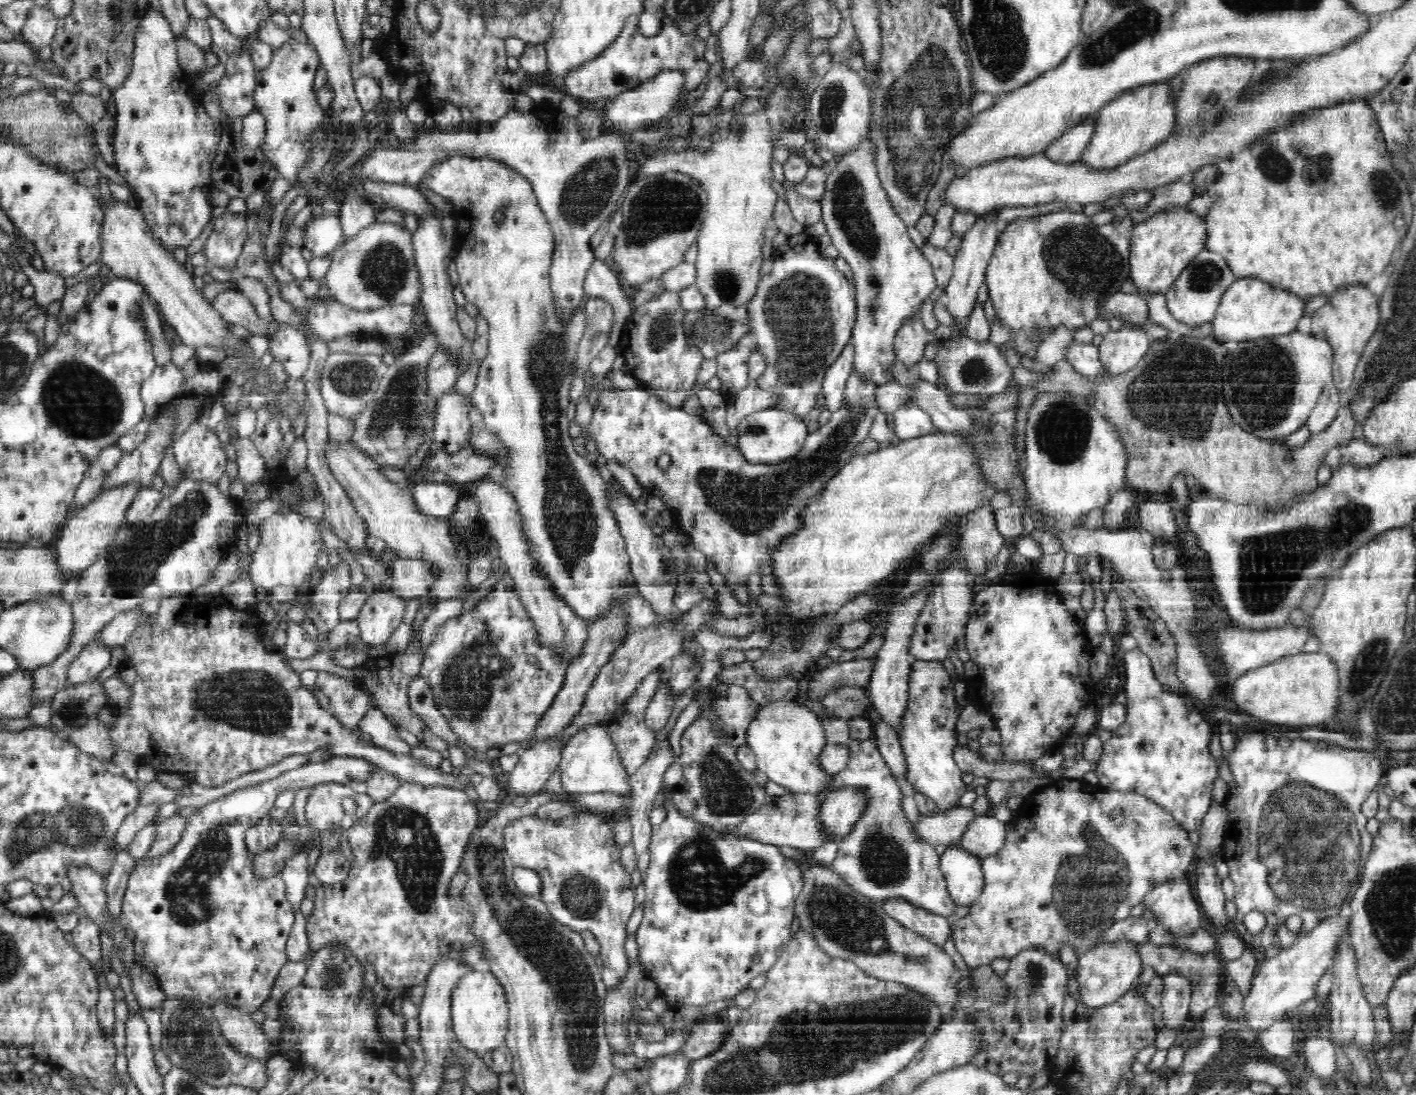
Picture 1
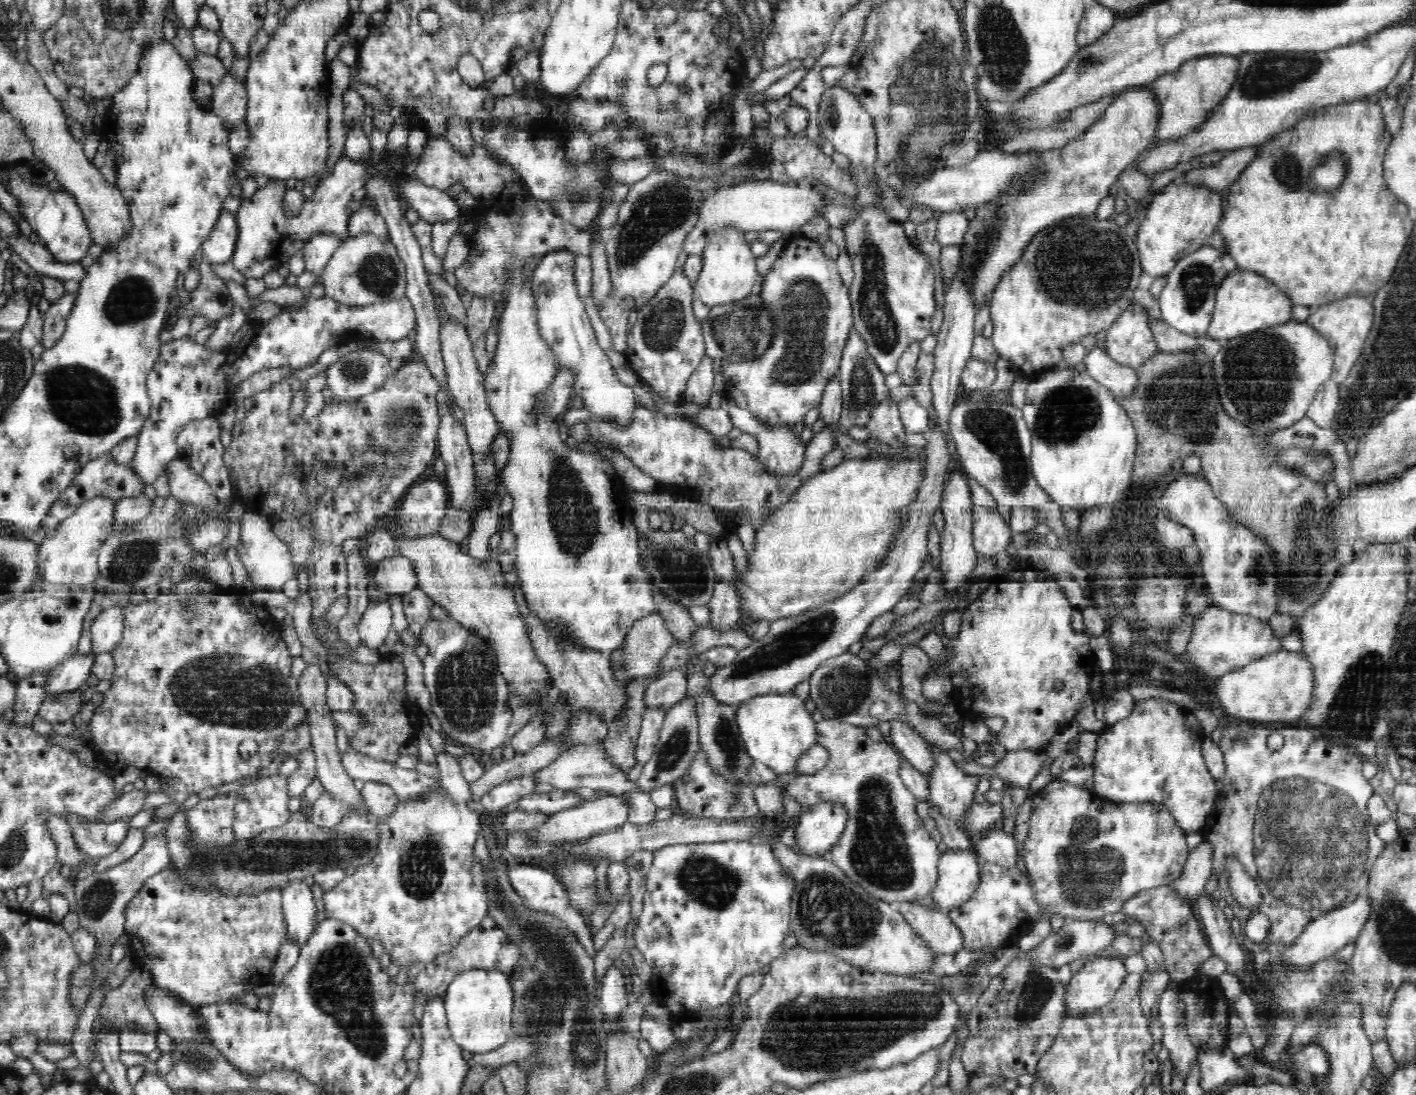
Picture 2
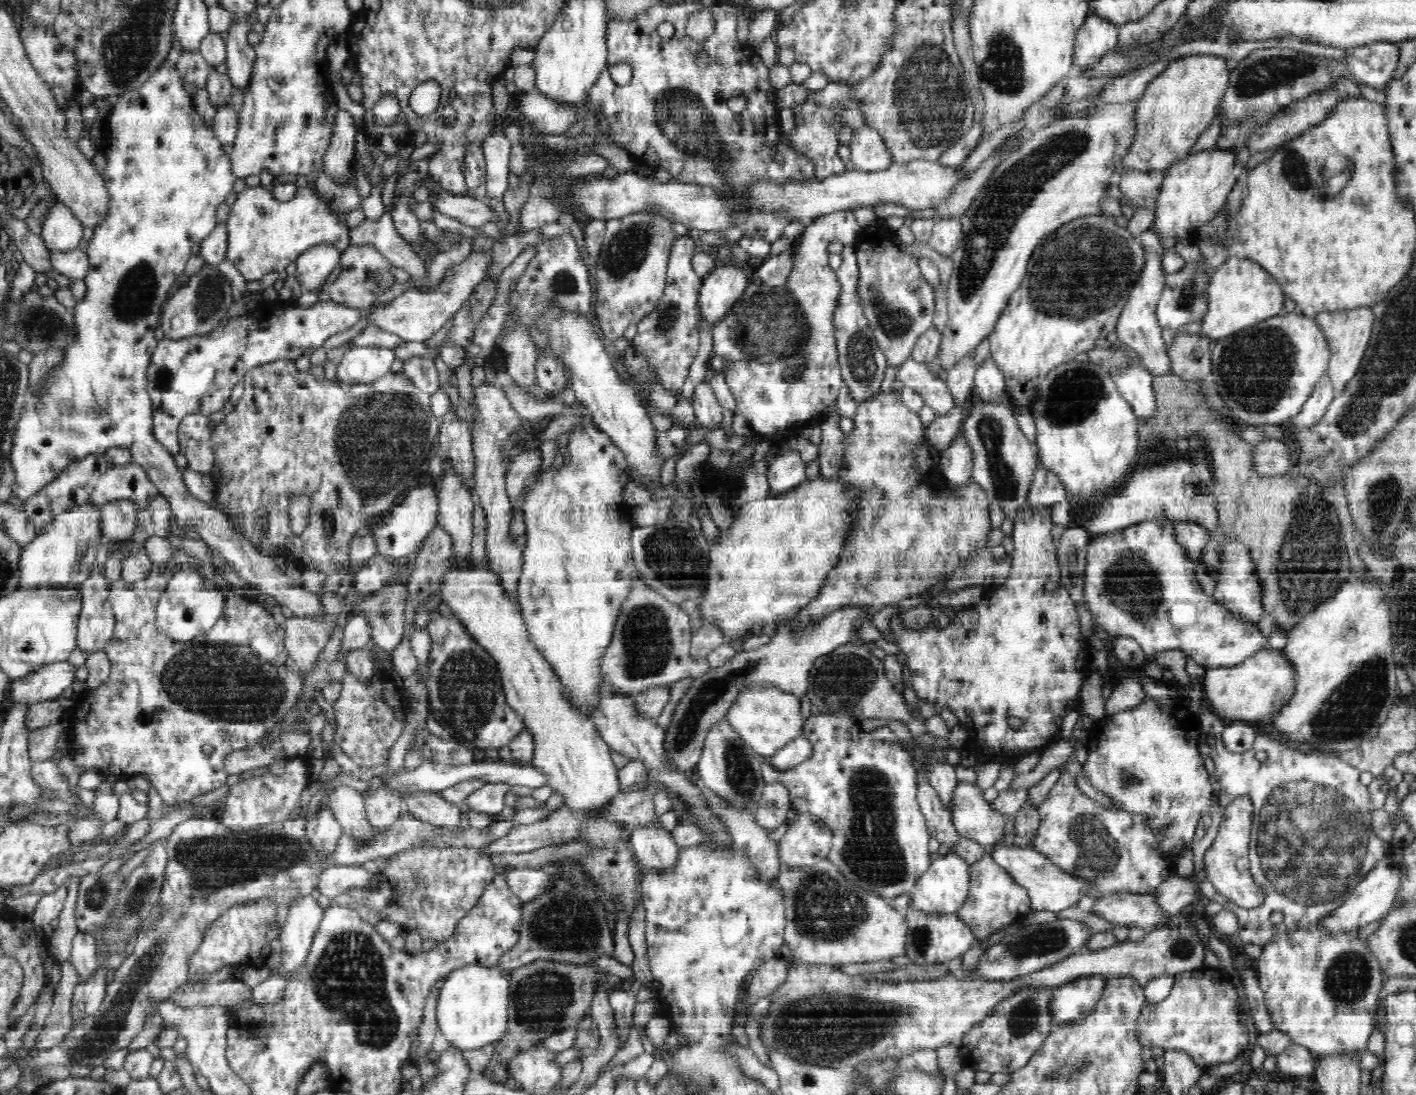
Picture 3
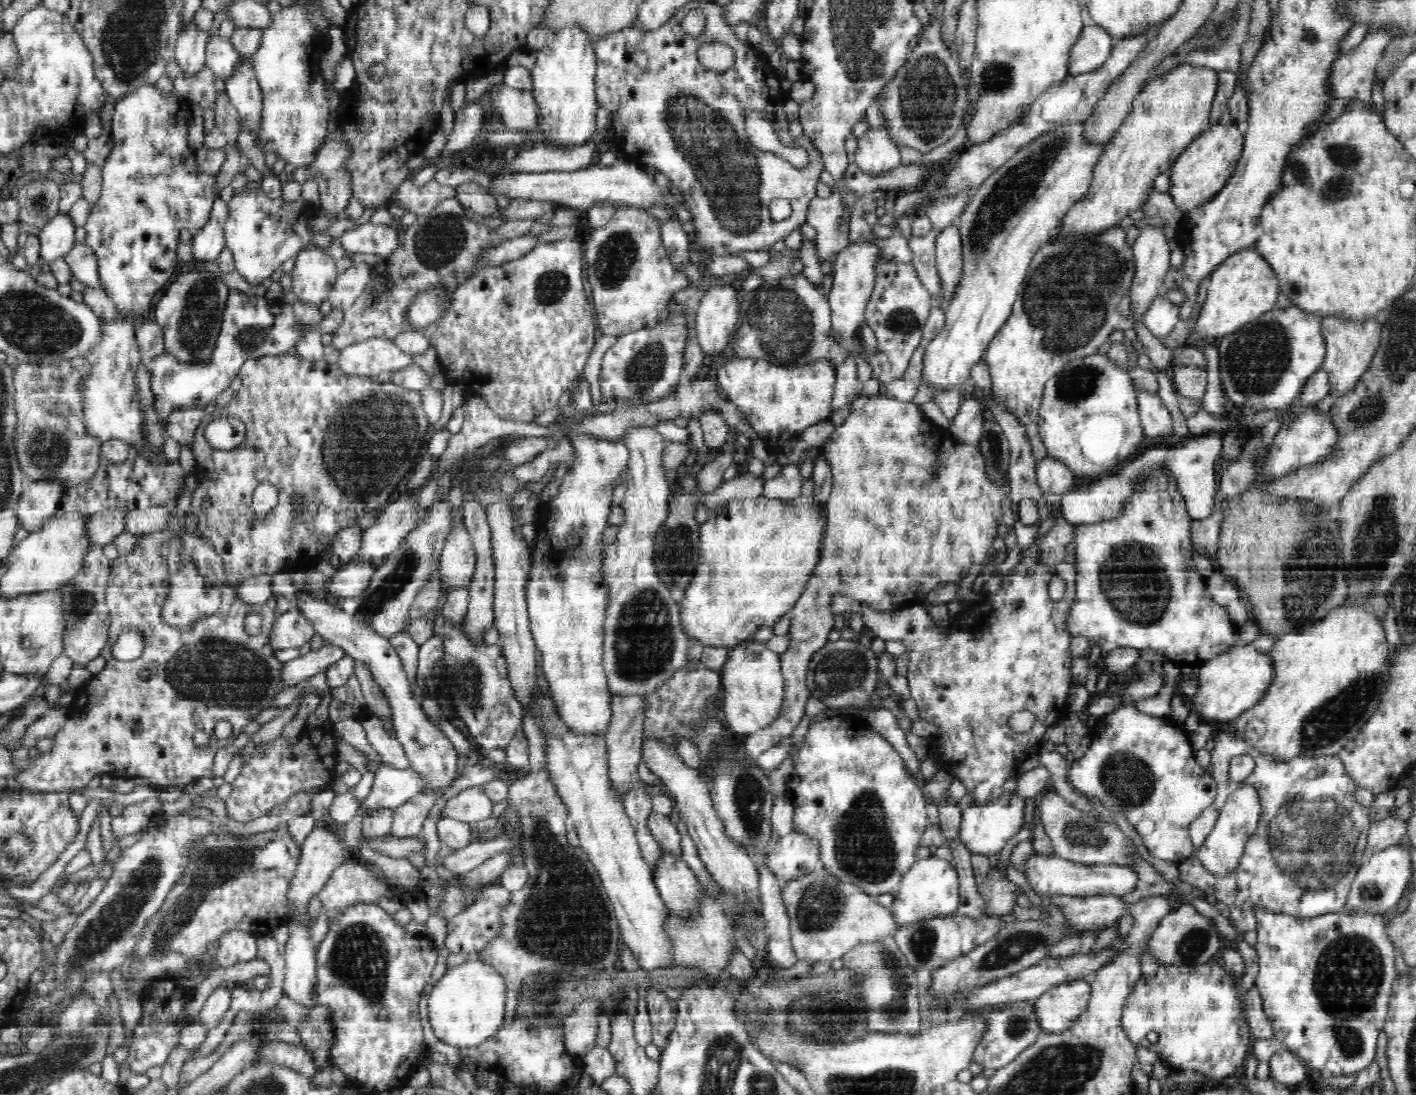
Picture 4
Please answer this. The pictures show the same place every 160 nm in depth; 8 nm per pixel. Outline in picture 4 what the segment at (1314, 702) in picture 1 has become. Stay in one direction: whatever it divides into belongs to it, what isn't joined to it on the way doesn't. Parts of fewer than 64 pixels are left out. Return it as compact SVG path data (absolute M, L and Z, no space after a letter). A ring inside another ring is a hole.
M1248 644L1234 646L1223 651L1220 658L1207 660L1200 670L1200 688L1198 696L1194 698L1194 708L1200 716L1210 720L1233 720L1244 711L1251 710L1263 698L1274 678L1274 667L1267 653Z

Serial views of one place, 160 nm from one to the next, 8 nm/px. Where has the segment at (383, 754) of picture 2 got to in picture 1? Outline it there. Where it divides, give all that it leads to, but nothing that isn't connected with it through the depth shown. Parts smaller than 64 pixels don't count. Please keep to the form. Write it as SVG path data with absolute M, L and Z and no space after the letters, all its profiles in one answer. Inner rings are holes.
M413 634L412 642L408 644L404 652L396 653L390 657L380 658L377 663L366 664L354 669L346 669L337 666L327 652L316 652L310 658L290 658L286 657L286 663L296 672L300 674L305 670L315 670L317 672L328 672L330 674L339 675L348 681L355 683L362 688L371 698L372 706L382 712L393 726L397 729L406 730L414 734L416 738L422 740L427 724L411 710L408 692L409 684L412 683L421 672L423 662L423 652L419 645L420 634Z

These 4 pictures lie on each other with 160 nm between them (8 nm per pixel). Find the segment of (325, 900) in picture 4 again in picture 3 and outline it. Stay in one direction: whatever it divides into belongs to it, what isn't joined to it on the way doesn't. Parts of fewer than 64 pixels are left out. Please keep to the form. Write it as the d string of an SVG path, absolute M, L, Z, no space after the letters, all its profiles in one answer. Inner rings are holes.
M331 865L321 872L317 887L327 898L334 898L356 887L373 889L378 879L379 873L363 872L359 866Z

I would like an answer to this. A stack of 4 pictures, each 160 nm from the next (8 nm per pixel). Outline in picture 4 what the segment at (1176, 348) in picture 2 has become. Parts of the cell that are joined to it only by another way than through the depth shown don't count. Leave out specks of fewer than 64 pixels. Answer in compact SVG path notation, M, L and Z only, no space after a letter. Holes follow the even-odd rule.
M1178 365L1171 369L1169 375L1176 392L1186 398L1194 398L1194 401L1200 400L1201 404L1207 385L1206 368L1198 365Z

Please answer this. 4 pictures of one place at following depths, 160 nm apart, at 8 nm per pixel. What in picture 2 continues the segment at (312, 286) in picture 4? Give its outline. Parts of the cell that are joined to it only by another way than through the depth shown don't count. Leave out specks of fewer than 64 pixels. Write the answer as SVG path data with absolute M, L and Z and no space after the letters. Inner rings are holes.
M317 235L310 238L303 248L304 270L322 276L341 242L334 235Z

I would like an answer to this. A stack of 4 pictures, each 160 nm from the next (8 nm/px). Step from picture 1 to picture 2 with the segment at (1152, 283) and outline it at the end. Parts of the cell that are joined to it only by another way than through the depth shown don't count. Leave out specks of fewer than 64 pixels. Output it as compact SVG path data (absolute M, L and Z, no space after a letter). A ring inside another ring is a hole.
M1182 179L1180 181L1174 180L1174 182L1163 187L1160 194L1154 196L1150 208L1146 211L1146 216L1139 224L1138 236L1135 240L1141 252L1143 272L1156 279L1162 278L1162 276L1167 277L1180 260L1207 245L1208 236L1217 229L1218 222L1222 218L1222 212L1224 212L1222 198L1216 192L1218 190L1213 190L1207 184L1193 184L1193 182L1185 182Z

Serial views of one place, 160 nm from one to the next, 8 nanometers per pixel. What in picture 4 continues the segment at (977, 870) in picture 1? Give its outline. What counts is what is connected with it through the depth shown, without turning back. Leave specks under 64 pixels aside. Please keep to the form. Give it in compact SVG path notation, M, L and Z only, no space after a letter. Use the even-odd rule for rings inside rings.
M932 854L926 859L916 860L910 870L902 874L902 882L894 895L891 916L894 917L895 924L901 927L922 919L952 915L960 904L959 888L958 873L952 862Z

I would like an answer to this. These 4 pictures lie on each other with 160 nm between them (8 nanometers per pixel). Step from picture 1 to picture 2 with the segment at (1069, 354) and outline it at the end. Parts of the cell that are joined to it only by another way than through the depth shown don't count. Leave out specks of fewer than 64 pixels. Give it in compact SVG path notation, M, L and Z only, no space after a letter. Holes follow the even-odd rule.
M1098 347L1088 351L1083 362L1086 372L1118 397L1131 395L1138 384L1135 368L1112 360Z

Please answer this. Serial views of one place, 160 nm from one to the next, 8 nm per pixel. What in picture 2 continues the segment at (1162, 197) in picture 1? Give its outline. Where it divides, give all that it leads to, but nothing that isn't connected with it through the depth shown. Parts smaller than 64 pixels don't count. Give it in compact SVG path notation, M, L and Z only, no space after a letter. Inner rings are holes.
M1258 144L1258 146L1246 146L1246 148L1226 152L1216 166L1210 168L1200 166L1192 169L1185 173L1182 179L1193 184L1207 184L1213 190L1225 190L1236 182L1238 174L1255 157L1260 147L1261 145Z

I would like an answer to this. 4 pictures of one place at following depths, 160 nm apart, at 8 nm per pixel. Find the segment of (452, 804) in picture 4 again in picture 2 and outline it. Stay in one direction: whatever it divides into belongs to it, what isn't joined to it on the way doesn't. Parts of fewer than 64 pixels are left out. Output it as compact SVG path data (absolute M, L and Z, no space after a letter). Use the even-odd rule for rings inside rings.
M521 776L504 781L483 794L479 800L488 813L503 813L505 807L510 803L520 800L522 796L532 794L536 790L536 781L534 777Z

